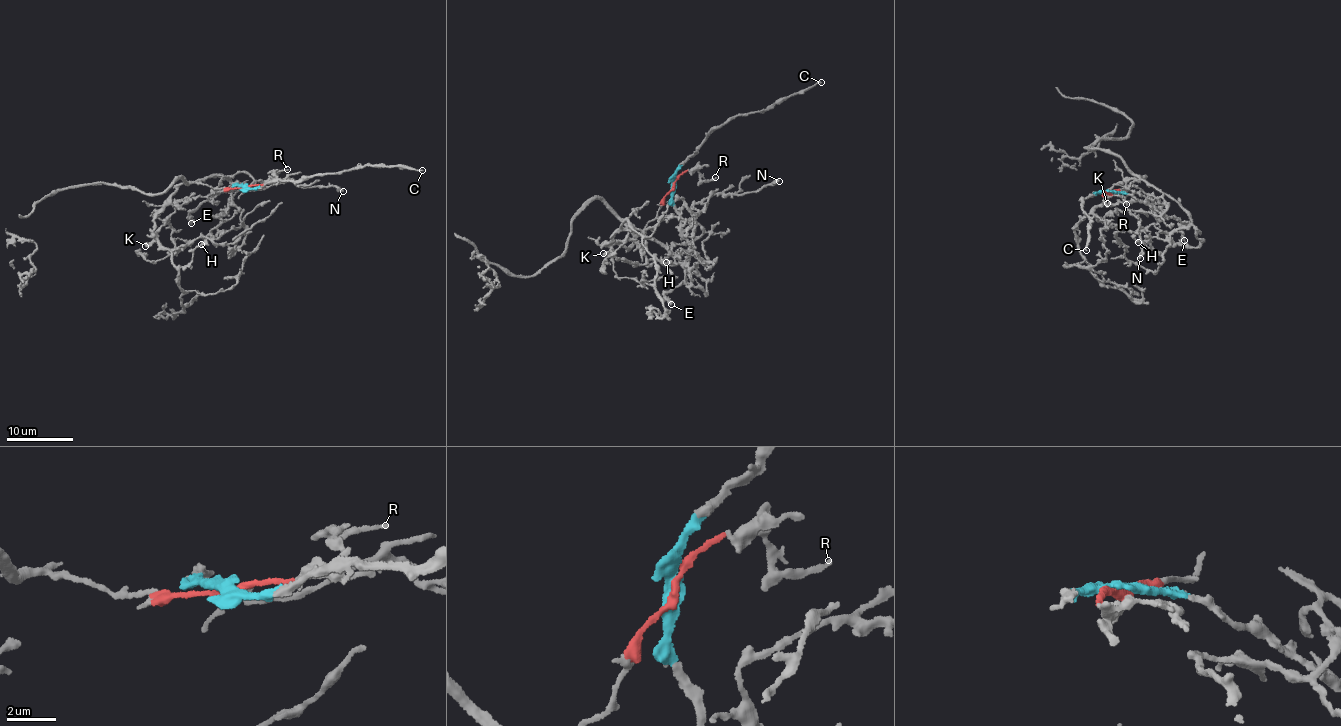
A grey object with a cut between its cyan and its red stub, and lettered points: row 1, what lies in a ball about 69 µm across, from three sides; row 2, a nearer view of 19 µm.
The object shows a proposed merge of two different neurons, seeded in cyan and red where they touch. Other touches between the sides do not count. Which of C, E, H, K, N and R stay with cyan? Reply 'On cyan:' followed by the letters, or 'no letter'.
On cyan: C, E, K

